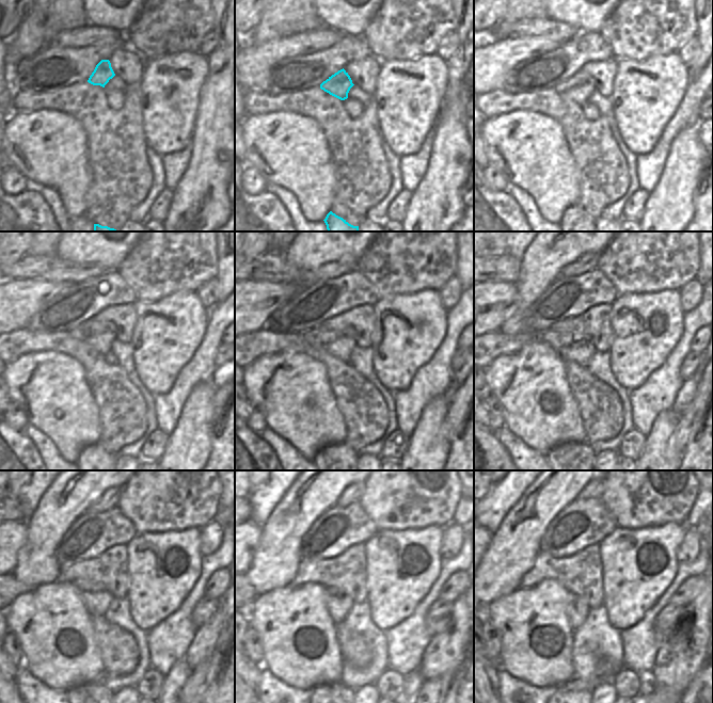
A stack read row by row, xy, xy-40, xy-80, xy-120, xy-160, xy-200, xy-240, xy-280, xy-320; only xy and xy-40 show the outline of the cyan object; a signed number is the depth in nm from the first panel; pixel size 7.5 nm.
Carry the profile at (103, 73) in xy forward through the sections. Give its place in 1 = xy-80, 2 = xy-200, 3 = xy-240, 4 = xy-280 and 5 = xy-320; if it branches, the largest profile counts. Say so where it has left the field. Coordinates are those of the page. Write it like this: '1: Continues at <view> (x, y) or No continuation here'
1: Continues at xy-80 (577, 88)
2: Continues at xy-200 (580, 352)
3: Continues at xy-240 (96, 600)
4: Continues at xy-280 (338, 604)
5: Continues at xy-320 (577, 610).

